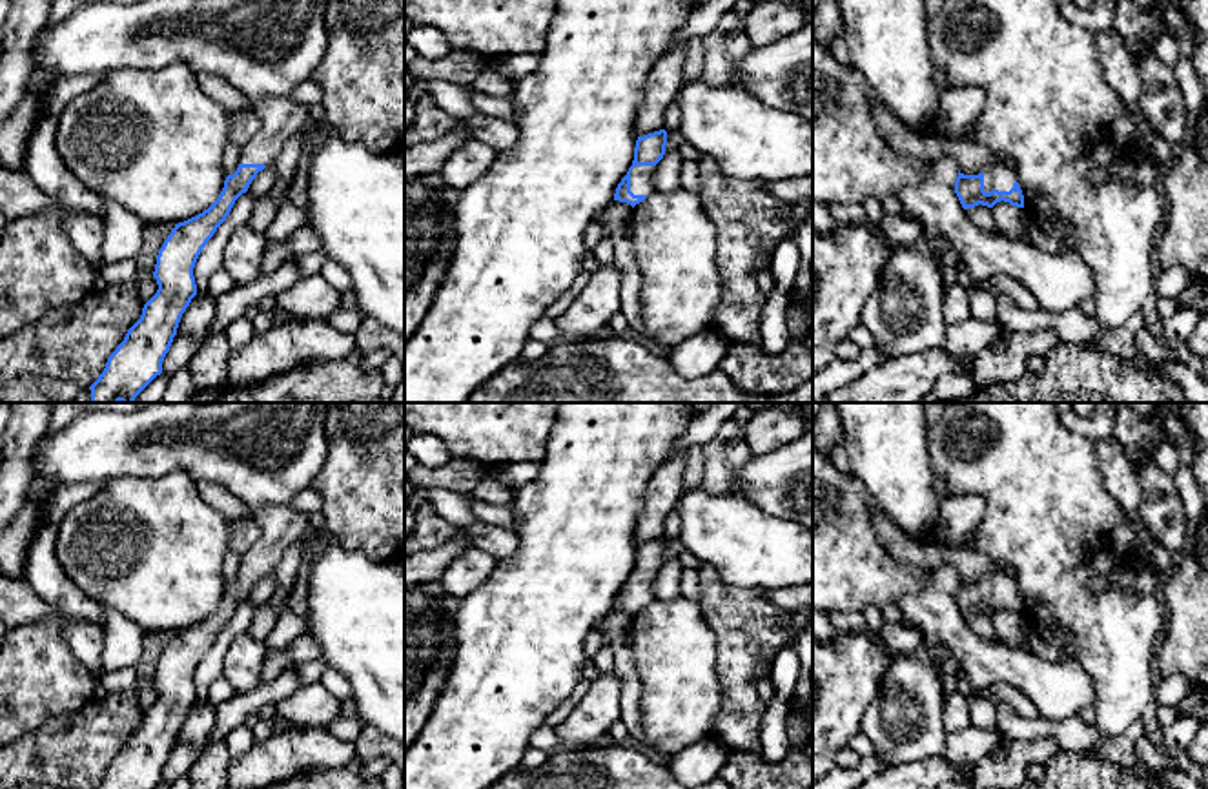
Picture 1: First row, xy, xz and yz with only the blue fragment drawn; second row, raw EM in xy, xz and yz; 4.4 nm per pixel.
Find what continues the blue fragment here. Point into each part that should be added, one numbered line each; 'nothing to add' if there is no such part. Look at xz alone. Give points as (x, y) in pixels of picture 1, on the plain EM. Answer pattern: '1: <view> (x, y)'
1: xz (642, 584)

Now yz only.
1: yz (999, 585)

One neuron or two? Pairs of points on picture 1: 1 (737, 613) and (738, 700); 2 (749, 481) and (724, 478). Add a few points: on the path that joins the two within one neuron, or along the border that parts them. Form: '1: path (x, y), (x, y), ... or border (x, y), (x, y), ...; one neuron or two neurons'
1: path (738, 635), (738, 678); one neuron
2: border (755, 454), (724, 489); two neurons

